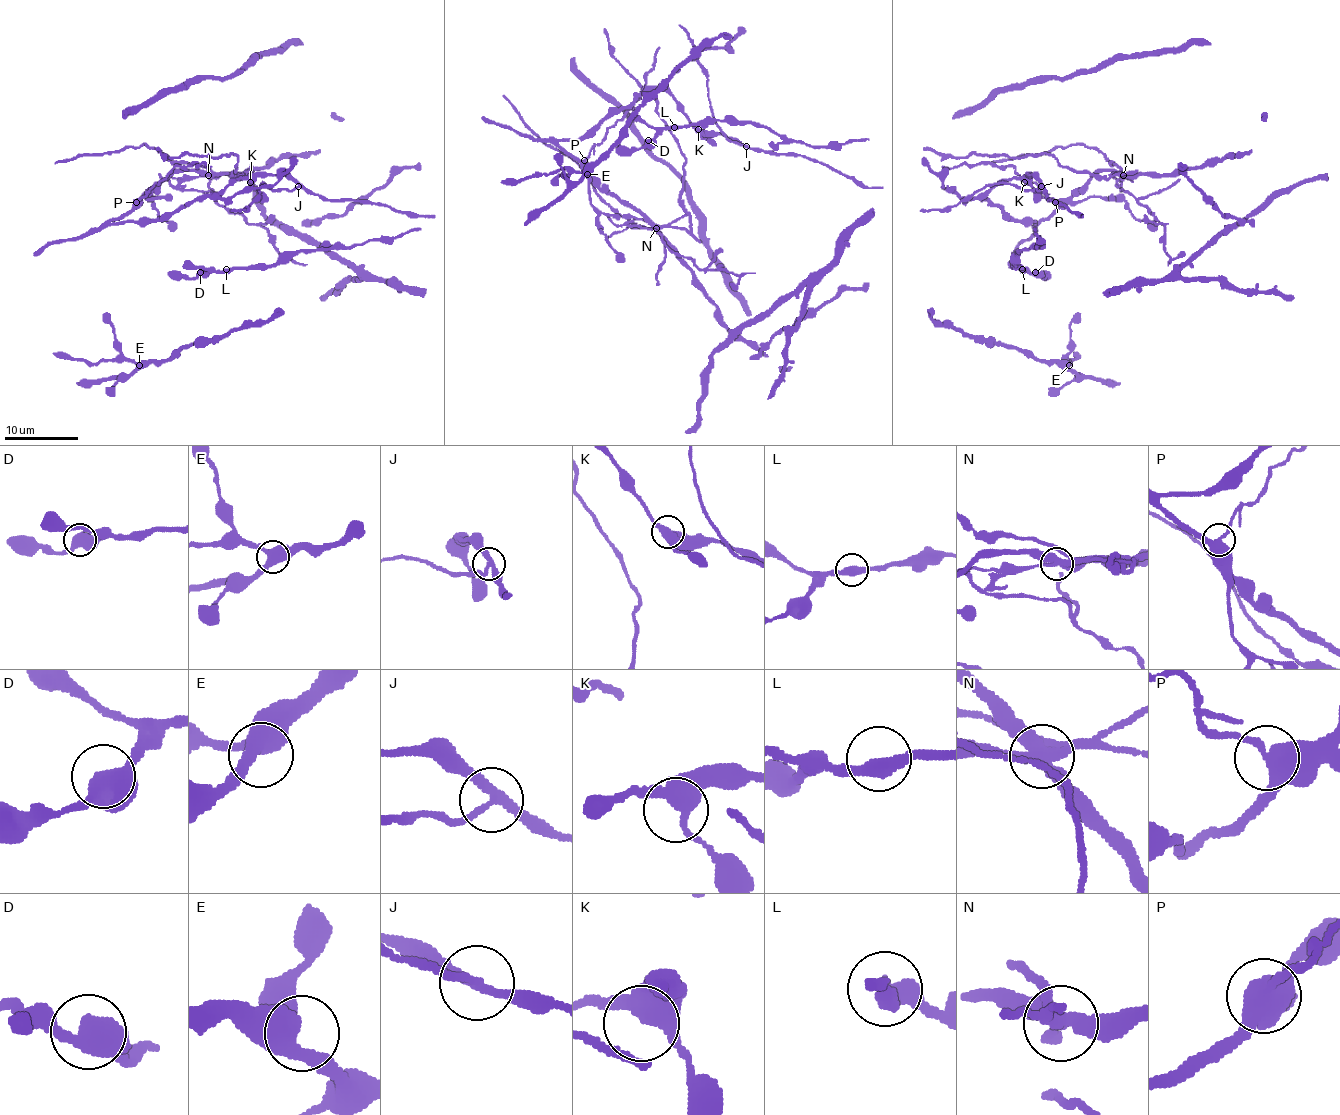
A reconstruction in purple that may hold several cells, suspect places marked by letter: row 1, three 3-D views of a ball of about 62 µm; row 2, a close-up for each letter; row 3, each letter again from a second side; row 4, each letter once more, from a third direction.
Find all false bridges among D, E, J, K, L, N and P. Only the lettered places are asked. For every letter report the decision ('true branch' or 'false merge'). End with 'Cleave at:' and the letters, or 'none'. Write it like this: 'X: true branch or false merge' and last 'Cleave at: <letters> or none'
D: true branch
E: true branch
J: false merge
K: true branch
L: true branch
N: false merge
P: false merge
Cleave at: J, N, P

